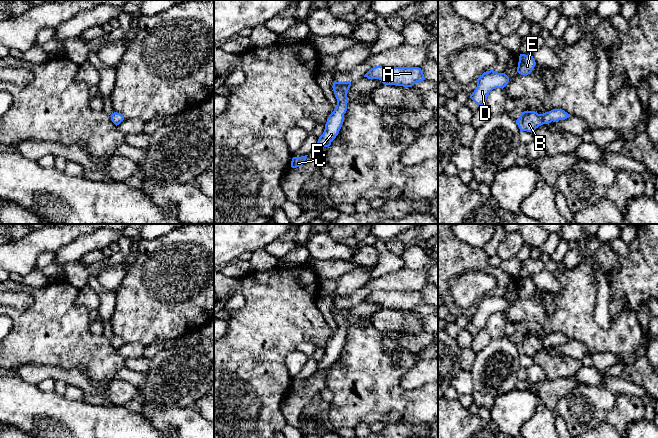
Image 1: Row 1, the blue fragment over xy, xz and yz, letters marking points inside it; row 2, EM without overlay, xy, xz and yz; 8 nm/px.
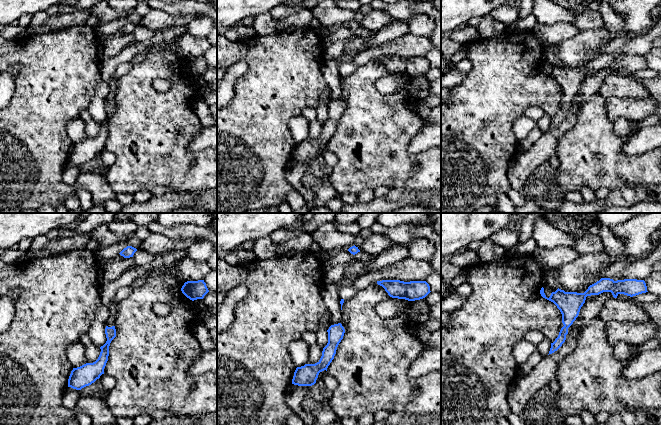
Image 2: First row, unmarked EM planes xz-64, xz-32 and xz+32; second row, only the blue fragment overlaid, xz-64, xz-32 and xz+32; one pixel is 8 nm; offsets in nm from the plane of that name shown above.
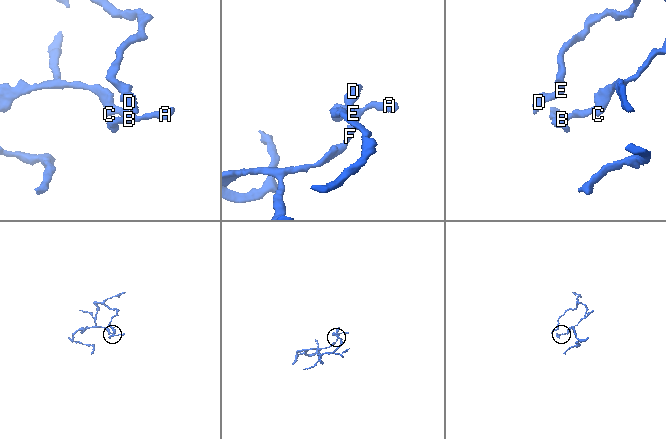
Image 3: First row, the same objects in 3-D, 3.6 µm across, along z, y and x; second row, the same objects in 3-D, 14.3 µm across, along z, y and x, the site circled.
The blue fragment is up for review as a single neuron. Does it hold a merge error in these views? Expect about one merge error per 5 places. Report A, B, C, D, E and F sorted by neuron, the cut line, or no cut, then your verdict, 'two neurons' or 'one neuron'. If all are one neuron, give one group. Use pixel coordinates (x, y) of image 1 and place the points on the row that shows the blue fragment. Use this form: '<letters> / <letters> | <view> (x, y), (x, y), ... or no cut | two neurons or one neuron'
A B C D E F | no cut | one neuron

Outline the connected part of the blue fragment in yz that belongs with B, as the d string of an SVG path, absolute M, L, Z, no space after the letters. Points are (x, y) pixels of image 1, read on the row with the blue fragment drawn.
M553 109L543 114L527 110L521 113L520 117L516 120L516 123L520 131L533 133L536 128L543 124L549 124L552 121L557 122L559 120L565 120L570 116L570 114L562 109Z

